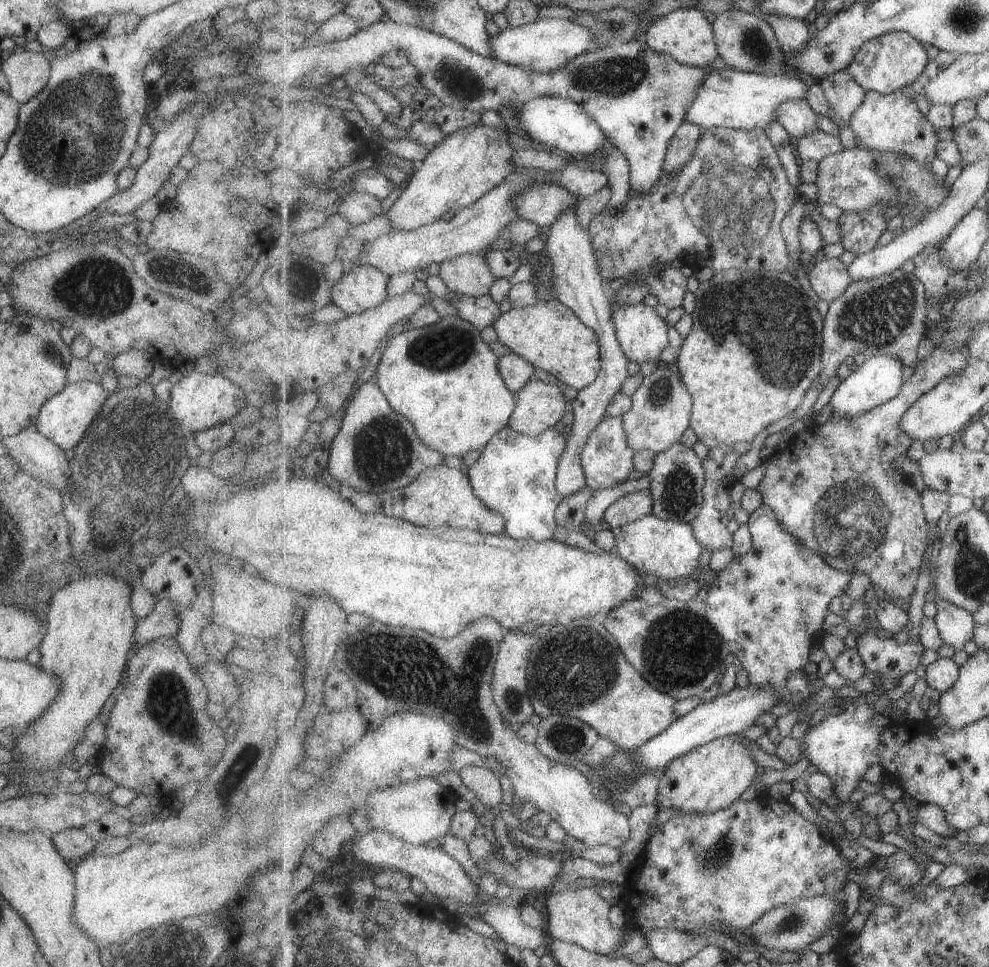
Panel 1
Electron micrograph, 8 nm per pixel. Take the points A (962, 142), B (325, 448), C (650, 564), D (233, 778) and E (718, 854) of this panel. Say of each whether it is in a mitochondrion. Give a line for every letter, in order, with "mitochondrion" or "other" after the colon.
A: other
B: other
C: other
D: mitochondrion
E: mitochondrion

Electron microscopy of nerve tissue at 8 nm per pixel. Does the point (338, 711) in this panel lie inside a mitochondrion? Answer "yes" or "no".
no

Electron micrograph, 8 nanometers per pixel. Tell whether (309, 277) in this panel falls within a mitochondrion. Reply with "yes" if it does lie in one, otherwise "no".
no

